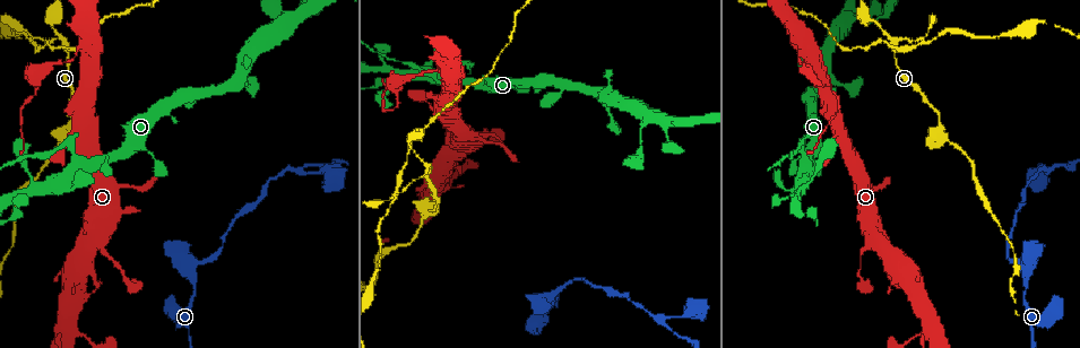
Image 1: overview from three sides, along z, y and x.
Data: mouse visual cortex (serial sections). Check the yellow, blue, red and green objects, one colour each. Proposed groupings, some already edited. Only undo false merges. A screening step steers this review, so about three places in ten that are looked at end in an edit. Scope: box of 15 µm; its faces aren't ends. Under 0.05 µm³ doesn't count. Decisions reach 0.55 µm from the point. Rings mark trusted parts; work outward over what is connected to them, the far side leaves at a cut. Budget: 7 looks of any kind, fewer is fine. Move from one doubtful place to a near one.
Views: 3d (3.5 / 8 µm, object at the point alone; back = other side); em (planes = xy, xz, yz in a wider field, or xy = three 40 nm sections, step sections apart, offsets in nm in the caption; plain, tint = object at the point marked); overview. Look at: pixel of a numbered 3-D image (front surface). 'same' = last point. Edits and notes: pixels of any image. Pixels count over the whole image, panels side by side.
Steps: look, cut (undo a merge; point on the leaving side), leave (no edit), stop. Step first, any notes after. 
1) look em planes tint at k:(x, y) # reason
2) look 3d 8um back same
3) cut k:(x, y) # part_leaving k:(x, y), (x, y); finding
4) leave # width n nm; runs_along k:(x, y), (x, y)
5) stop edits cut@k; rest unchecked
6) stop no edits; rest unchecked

look 3d 3.5um at 1:(62, 130) # calibre changes

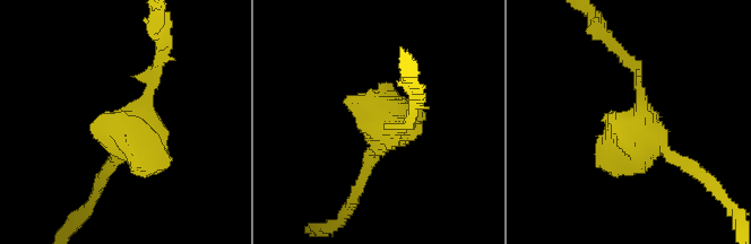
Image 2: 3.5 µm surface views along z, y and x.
look em xy step 1 tint at 2:(130, 123)

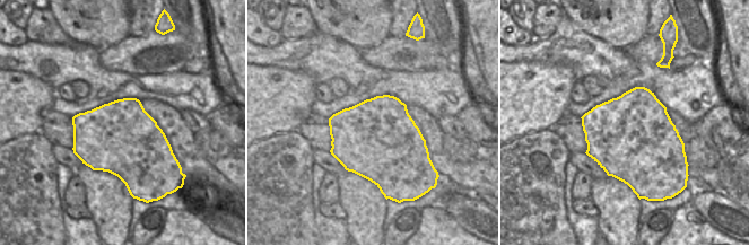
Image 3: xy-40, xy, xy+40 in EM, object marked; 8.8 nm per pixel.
look em planes tint same # cut it another way

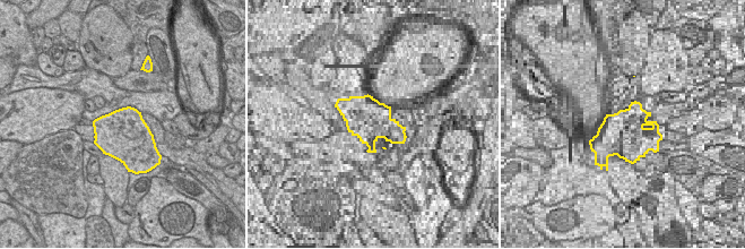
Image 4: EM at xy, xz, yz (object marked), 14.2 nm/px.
leave # runs_along 2:(629, 63), (644, 102), (635, 129), (687, 164); all the same cell

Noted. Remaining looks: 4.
look 3d 8um at 1:(801, 47) # sharp bend

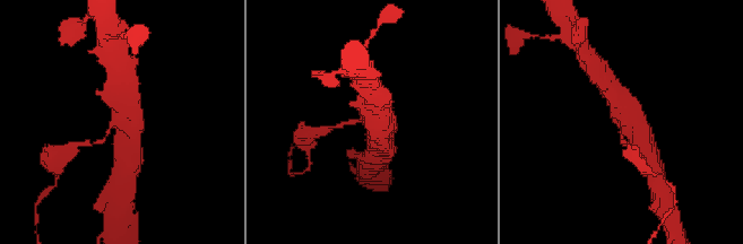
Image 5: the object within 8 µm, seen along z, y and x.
look 3d 3.5um at 5:(625, 124)

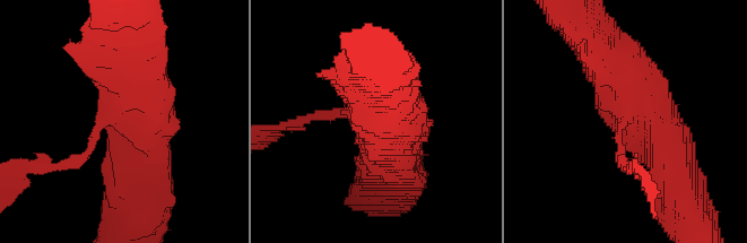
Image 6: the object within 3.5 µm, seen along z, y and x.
cut 6:(63, 165) # two cells meet here

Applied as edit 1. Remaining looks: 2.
look 3d 8um at 1:(74, 148) # thick turns thin

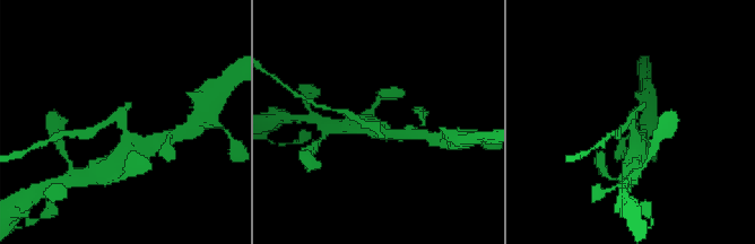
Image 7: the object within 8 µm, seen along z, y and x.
look em xy step 3 tint at 7:(633, 128) # now the EM

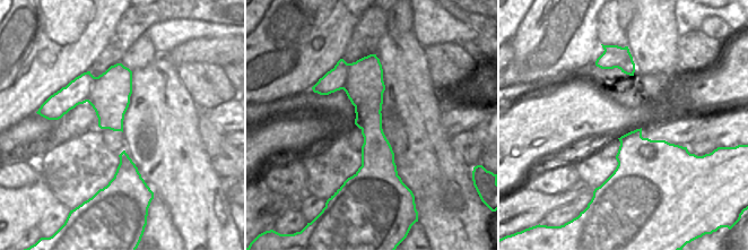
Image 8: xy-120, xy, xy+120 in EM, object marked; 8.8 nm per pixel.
cut 7:(100, 125) # part_leaving 7:(124, 127), (114, 116), (89, 133); two cells meet here

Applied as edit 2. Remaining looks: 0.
stop edits cut@6, cut@7; rest unchecked

